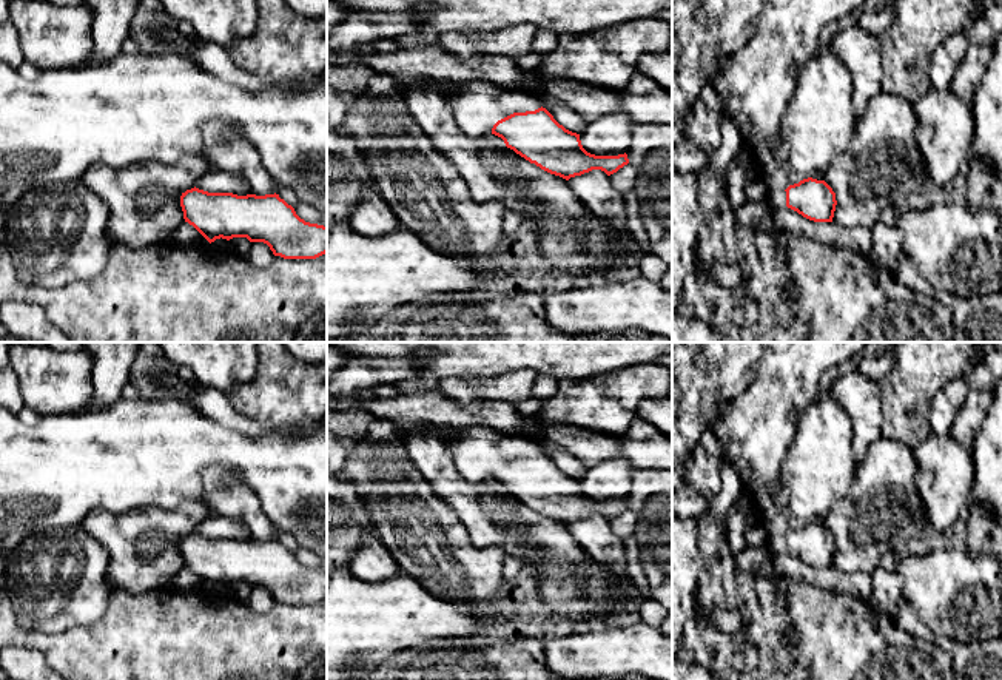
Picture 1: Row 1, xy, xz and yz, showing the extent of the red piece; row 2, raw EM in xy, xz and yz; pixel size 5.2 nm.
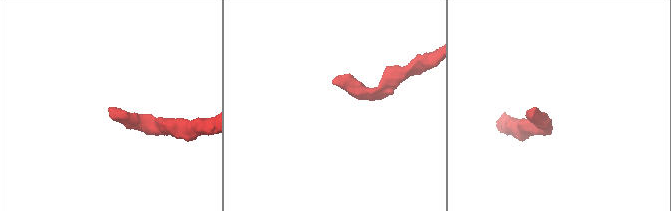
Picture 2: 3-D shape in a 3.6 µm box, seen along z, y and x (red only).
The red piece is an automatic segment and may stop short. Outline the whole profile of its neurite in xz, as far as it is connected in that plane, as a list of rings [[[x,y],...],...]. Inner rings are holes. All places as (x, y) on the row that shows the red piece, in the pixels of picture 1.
[[[439,82],[449,94],[456,126],[470,137],[495,134],[507,148],[541,170],[566,180],[592,170],[607,176],[629,163],[627,154],[595,156],[587,153],[580,134],[566,130],[523,89],[493,83]]]

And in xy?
[[[191,188],[182,193],[183,219],[193,225],[210,244],[216,239],[247,237],[250,242],[264,242],[274,256],[284,259],[316,259],[327,253],[327,227],[301,219],[294,208],[279,194],[208,193]]]

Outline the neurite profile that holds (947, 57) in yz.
[[[960,31],[948,37],[930,60],[930,85],[934,89],[950,88],[954,71],[960,65],[971,46],[967,35]]]

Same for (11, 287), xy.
[[[171,241],[145,248],[114,242],[105,268],[91,281],[63,287],[25,284],[15,273],[9,245],[0,242],[0,305],[17,299],[40,305],[69,342],[293,342],[311,321],[327,313],[327,253],[316,259],[274,256],[270,267],[253,265],[228,247],[177,245]]]

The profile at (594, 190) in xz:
[[[592,170],[581,176],[570,177],[569,187],[580,202],[603,224],[617,233],[627,231],[627,214],[624,194],[610,185],[609,176],[601,170]]]

